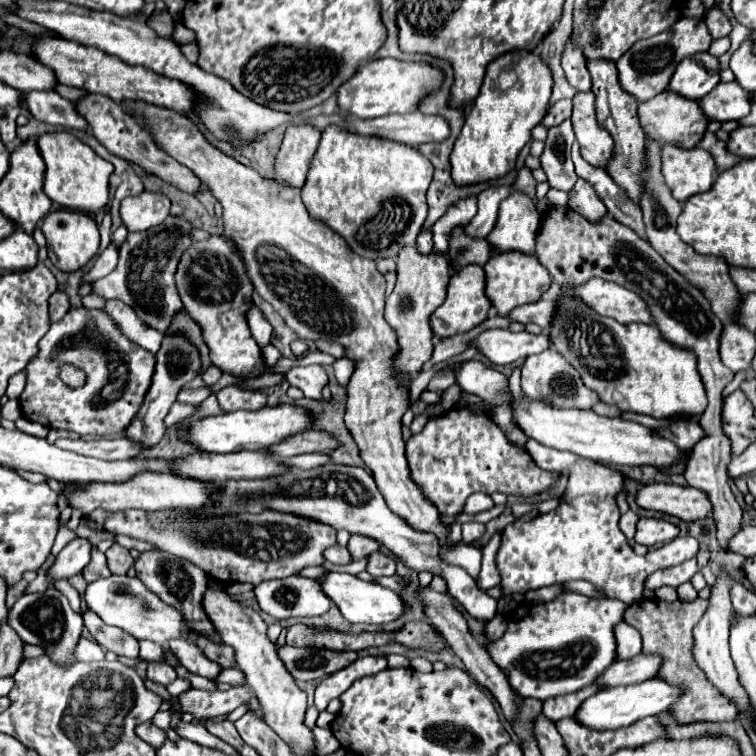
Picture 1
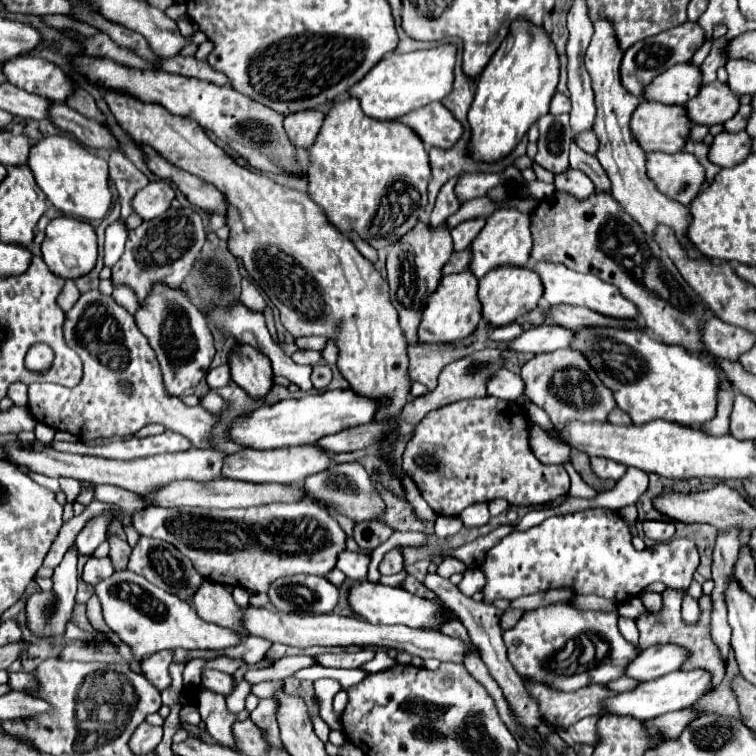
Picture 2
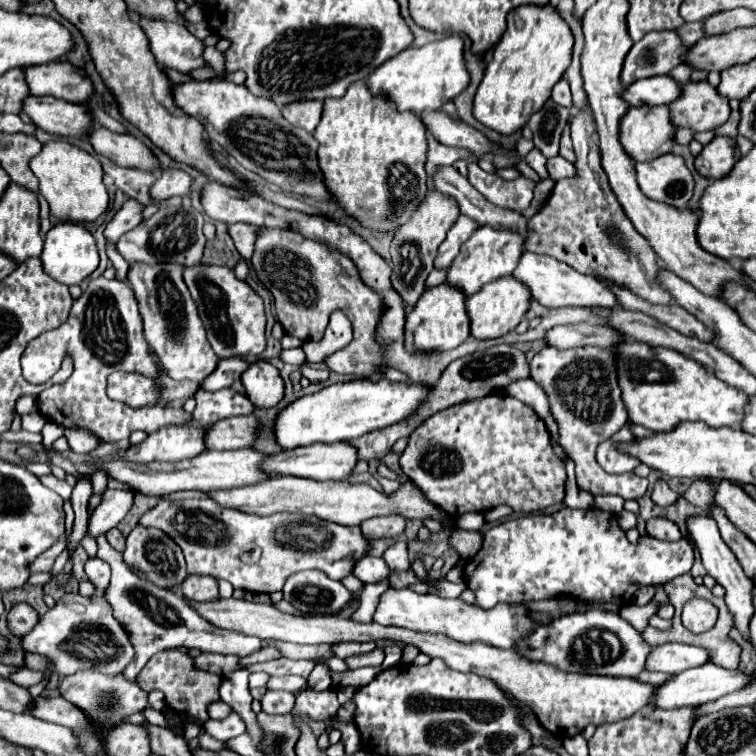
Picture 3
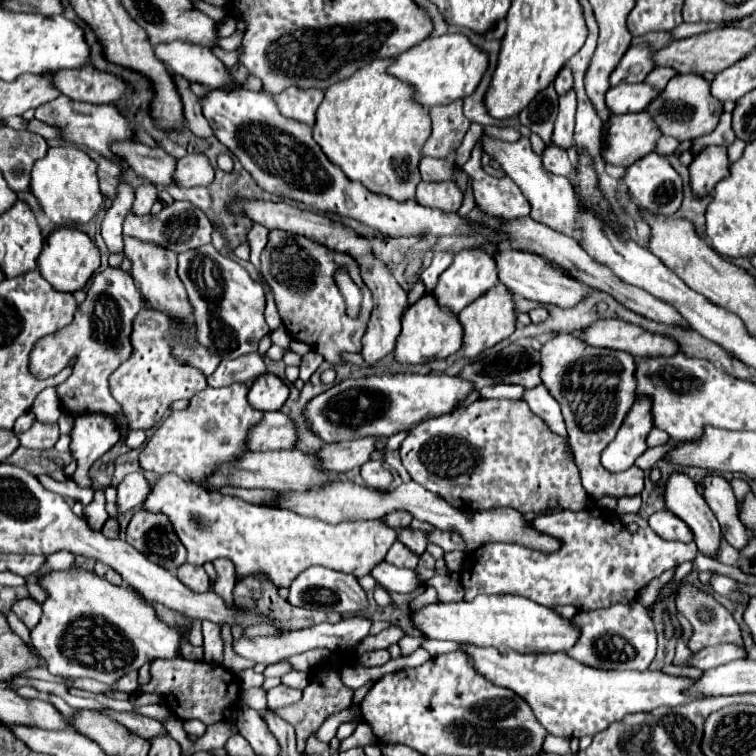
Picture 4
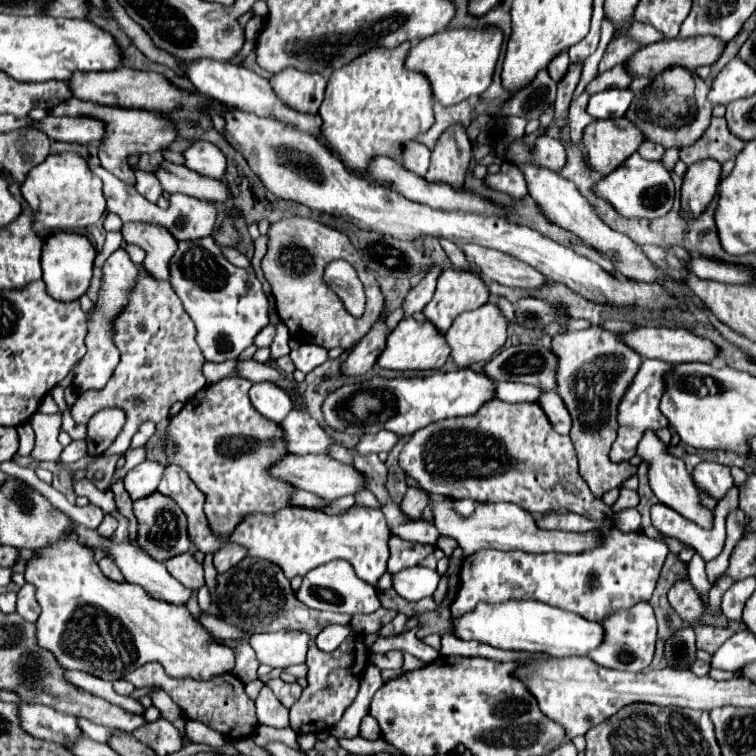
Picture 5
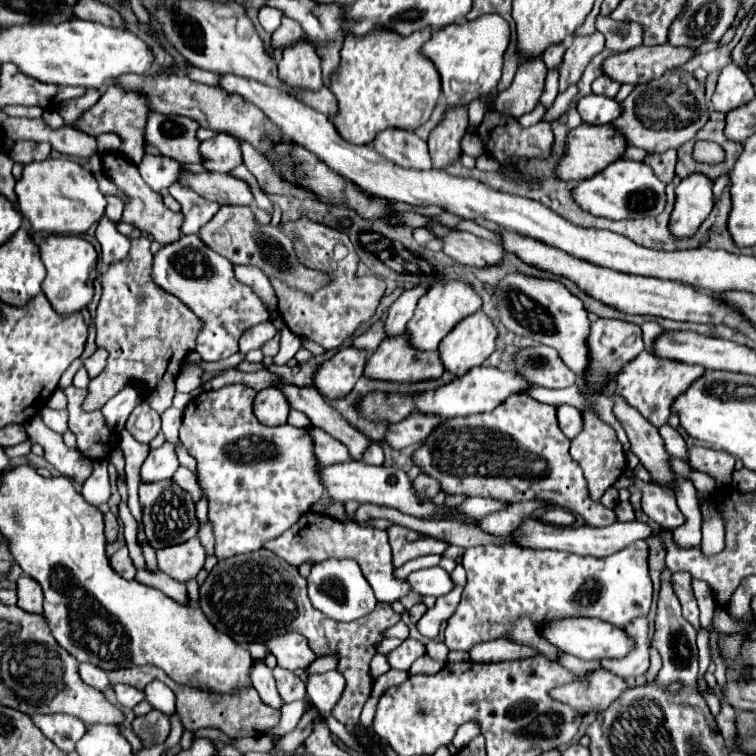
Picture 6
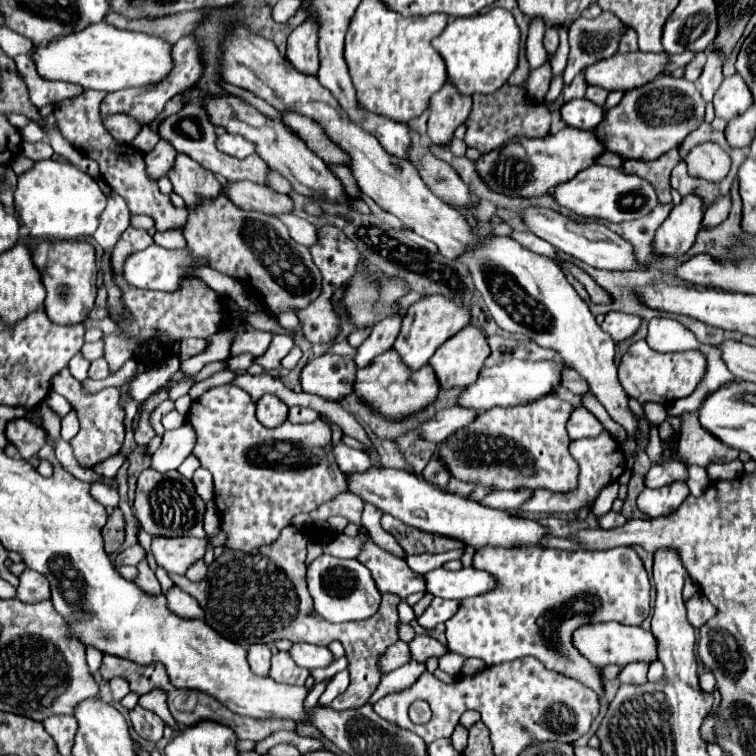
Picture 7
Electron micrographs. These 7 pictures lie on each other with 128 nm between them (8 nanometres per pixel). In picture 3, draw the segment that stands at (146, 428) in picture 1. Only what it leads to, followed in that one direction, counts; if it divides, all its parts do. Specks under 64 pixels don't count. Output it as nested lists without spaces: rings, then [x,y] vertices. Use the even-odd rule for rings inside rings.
[[[136,264],[136,268],[130,268],[128,272],[128,284],[136,294],[138,312],[144,320],[146,342],[150,344],[166,374],[172,380],[192,380],[200,384],[208,374],[214,372],[218,356],[208,344],[196,304],[182,280],[182,268],[178,264]]]

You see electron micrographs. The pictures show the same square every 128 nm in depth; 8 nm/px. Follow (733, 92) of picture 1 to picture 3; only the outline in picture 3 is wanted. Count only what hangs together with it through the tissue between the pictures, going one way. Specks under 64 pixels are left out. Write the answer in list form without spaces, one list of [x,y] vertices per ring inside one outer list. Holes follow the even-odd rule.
[[[708,82],[684,84],[684,96],[670,104],[672,122],[678,128],[692,128],[694,132],[714,130],[728,120],[728,98],[720,96]]]

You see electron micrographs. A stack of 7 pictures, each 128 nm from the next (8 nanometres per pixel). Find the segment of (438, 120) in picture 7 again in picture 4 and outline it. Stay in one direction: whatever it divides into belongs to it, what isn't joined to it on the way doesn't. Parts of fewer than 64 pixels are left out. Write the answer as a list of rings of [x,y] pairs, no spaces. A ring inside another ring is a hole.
[[[422,182],[416,190],[416,202],[442,212],[458,212],[462,192],[452,182]]]

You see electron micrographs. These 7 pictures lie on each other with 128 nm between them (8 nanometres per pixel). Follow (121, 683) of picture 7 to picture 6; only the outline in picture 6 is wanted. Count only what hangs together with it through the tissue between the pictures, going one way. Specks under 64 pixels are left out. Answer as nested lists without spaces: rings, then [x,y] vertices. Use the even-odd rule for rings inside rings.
[[[116,684],[116,686],[114,686],[114,692],[116,692],[118,702],[120,702],[122,706],[128,706],[128,708],[134,708],[136,704],[140,704],[140,702],[146,700],[144,692],[140,692],[140,690],[132,688],[132,686],[126,686],[126,684]]]

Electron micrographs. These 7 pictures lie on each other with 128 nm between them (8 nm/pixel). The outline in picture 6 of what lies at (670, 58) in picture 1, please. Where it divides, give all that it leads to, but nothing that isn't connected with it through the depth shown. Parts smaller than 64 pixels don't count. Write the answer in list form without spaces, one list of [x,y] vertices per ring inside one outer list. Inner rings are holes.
[[[606,74],[592,82],[592,92],[594,94],[604,94],[604,96],[612,96],[614,98],[618,94],[618,90],[620,90],[620,84],[616,80],[608,78]],[[571,85],[566,91],[559,93],[554,104],[546,111],[542,120],[547,122],[558,120],[568,110],[571,100],[577,93],[578,87],[576,85]]]

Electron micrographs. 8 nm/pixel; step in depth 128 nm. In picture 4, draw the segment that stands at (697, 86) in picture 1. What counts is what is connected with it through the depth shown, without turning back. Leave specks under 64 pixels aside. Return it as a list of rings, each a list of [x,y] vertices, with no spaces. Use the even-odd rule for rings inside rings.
[[[640,82],[640,84],[618,84],[606,92],[606,104],[612,114],[628,114],[628,112],[642,112],[662,90]]]

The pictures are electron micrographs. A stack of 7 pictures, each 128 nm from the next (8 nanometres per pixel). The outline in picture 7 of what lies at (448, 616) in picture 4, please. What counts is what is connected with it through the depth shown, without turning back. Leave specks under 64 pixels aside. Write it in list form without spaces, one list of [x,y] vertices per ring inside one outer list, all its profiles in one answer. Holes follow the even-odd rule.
[[[616,622],[580,626],[572,634],[572,644],[594,666],[608,666],[608,664],[622,666],[622,664],[630,664],[636,660],[652,662],[652,656],[656,656],[656,640],[650,632],[642,630],[640,626],[624,626],[624,624],[616,624]]]

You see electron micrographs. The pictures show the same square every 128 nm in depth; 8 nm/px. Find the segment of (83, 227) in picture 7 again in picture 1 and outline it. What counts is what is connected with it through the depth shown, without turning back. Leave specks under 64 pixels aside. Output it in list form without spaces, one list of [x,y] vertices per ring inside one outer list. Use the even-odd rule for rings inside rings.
[[[60,130],[50,132],[38,138],[40,154],[46,162],[46,174],[44,174],[44,192],[46,196],[66,208],[78,210],[78,212],[98,212],[108,204],[108,178],[114,170],[114,166],[100,158],[90,146],[80,142],[72,132]]]

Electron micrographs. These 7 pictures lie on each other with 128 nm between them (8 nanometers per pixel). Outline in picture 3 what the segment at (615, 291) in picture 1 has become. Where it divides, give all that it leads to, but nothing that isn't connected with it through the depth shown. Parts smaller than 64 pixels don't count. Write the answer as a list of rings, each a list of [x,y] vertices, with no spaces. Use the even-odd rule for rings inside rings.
[[[524,252],[520,258],[518,268],[514,270],[514,278],[528,284],[532,298],[538,300],[546,308],[566,308],[566,306],[586,306],[586,308],[616,308],[620,302],[616,300],[614,292],[602,284],[600,280],[594,280],[592,276],[584,276],[570,268],[568,264],[542,254]]]

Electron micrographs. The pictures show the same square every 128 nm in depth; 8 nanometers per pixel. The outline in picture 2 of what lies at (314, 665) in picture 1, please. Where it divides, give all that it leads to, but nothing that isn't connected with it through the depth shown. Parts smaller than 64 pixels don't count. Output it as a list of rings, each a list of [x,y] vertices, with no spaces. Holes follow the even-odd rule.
[[[360,650],[356,654],[350,652],[340,652],[340,654],[316,654],[314,662],[320,666],[330,666],[330,668],[358,668],[360,664],[372,660],[374,652],[370,650]]]

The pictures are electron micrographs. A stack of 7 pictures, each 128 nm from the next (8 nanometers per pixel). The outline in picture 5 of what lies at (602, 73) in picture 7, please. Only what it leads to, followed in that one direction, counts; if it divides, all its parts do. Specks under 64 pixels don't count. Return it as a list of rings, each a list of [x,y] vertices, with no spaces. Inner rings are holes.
[[[696,36],[696,38],[686,38],[686,40],[684,38],[672,38],[672,40],[662,40],[662,42],[644,46],[626,64],[634,76],[650,76],[650,78],[664,72],[670,66],[682,66],[682,68],[694,72],[700,66],[716,64],[720,60],[724,48],[726,48],[726,42],[716,38],[716,36]]]

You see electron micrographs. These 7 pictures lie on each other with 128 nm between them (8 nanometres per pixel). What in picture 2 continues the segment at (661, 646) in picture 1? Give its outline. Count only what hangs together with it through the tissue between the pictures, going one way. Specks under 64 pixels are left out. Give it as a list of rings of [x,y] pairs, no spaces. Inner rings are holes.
[[[668,588],[664,594],[662,594],[662,610],[656,612],[656,614],[642,614],[636,618],[636,626],[640,630],[640,648],[648,648],[648,646],[656,646],[656,644],[678,644],[678,646],[684,646],[688,650],[688,658],[684,660],[682,668],[680,670],[696,670],[696,668],[702,668],[706,672],[712,672],[712,680],[710,680],[710,690],[714,690],[726,676],[726,668],[716,652],[716,646],[712,644],[710,636],[708,636],[708,620],[710,620],[710,608],[712,608],[712,602],[710,602],[710,596],[702,596],[700,598],[700,618],[698,622],[694,624],[684,624],[682,620],[682,614],[680,614],[680,602],[682,602],[682,596]]]

